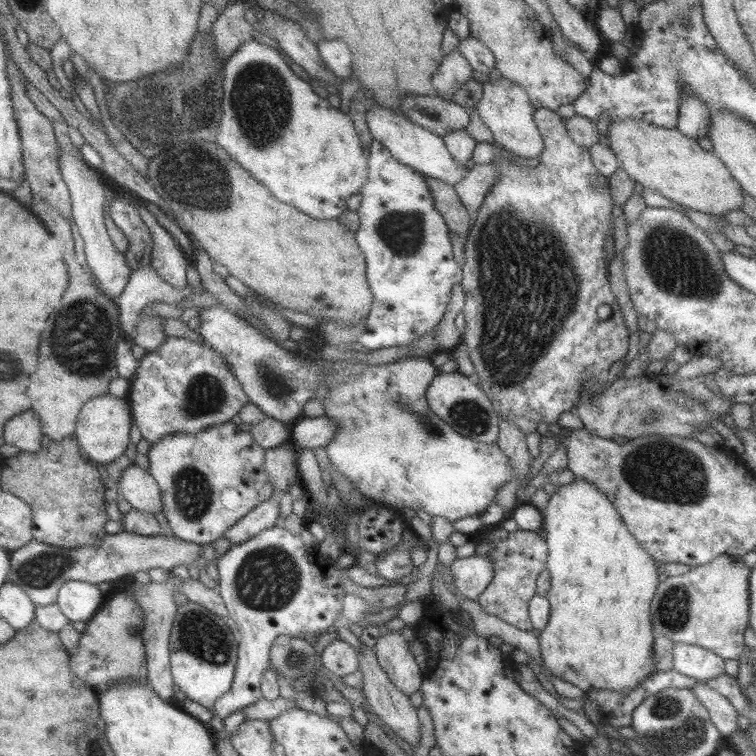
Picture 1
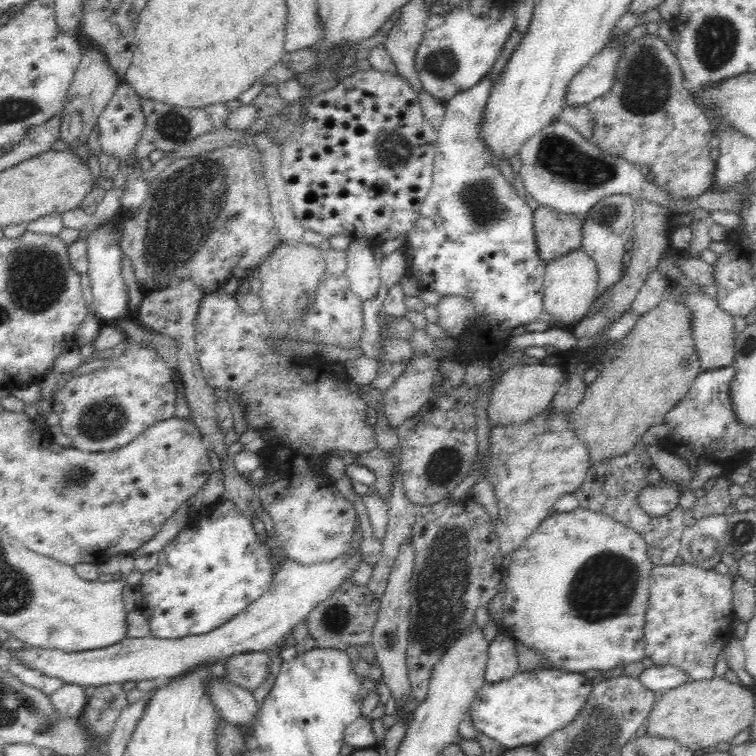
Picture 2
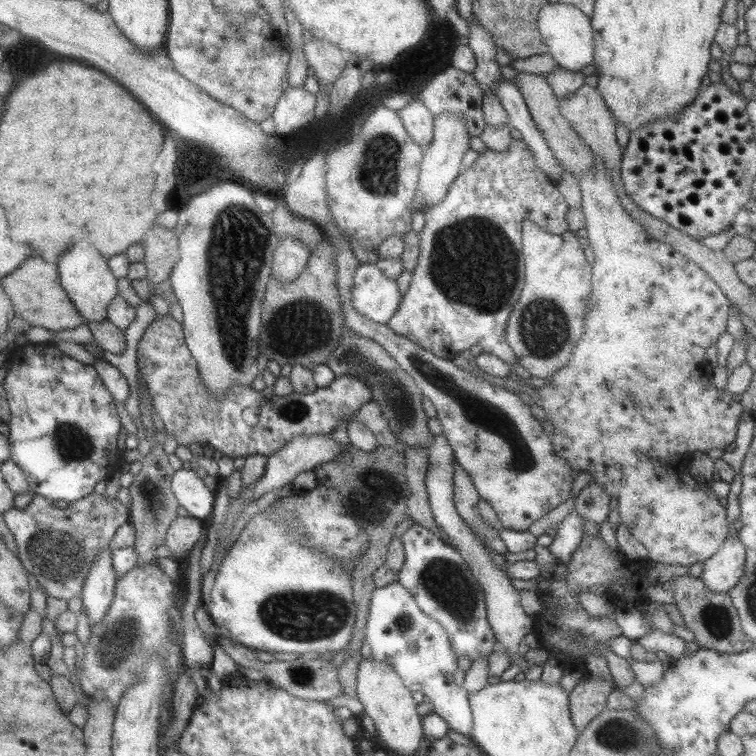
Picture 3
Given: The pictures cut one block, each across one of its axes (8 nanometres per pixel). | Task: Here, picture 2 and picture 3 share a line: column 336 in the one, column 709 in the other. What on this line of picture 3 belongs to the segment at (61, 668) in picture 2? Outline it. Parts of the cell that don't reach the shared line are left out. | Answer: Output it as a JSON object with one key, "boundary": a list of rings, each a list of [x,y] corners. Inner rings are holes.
{"boundary":[[[738,536],[725,537],[723,544],[703,561],[700,579],[711,592],[728,592],[744,571],[745,549]]]}

